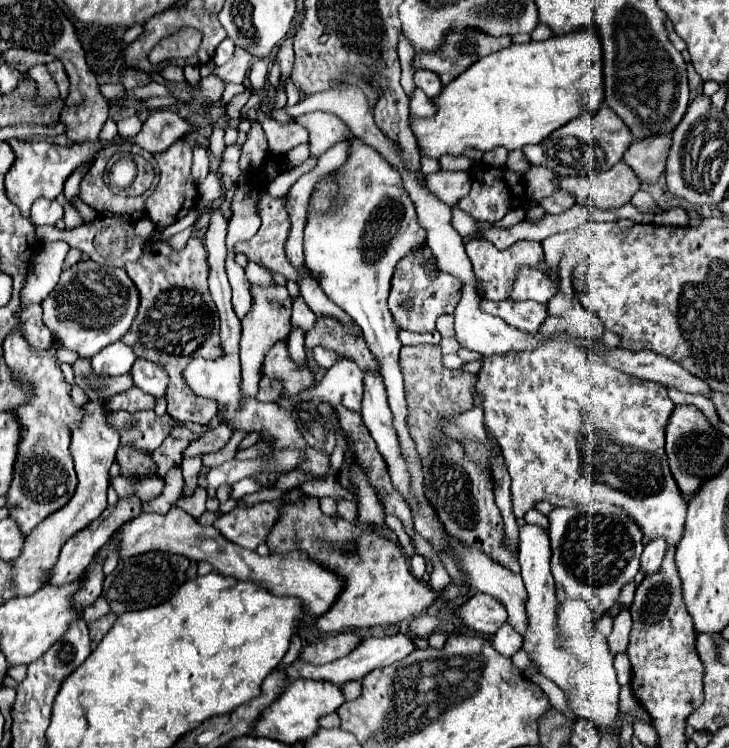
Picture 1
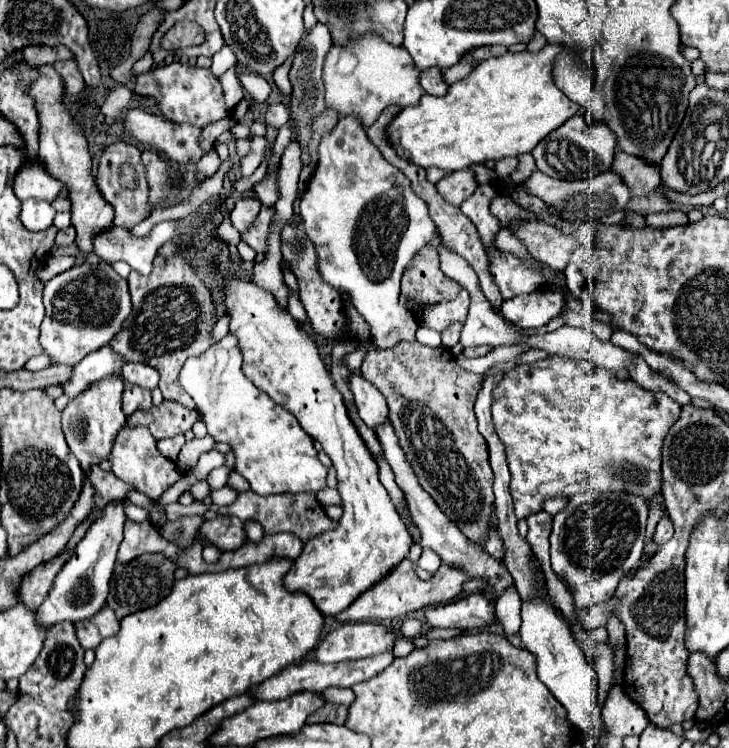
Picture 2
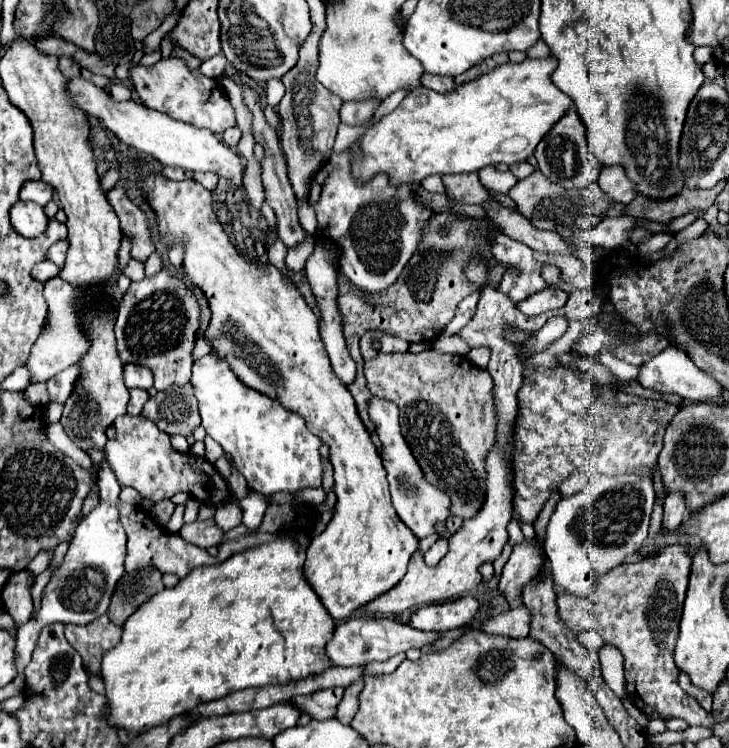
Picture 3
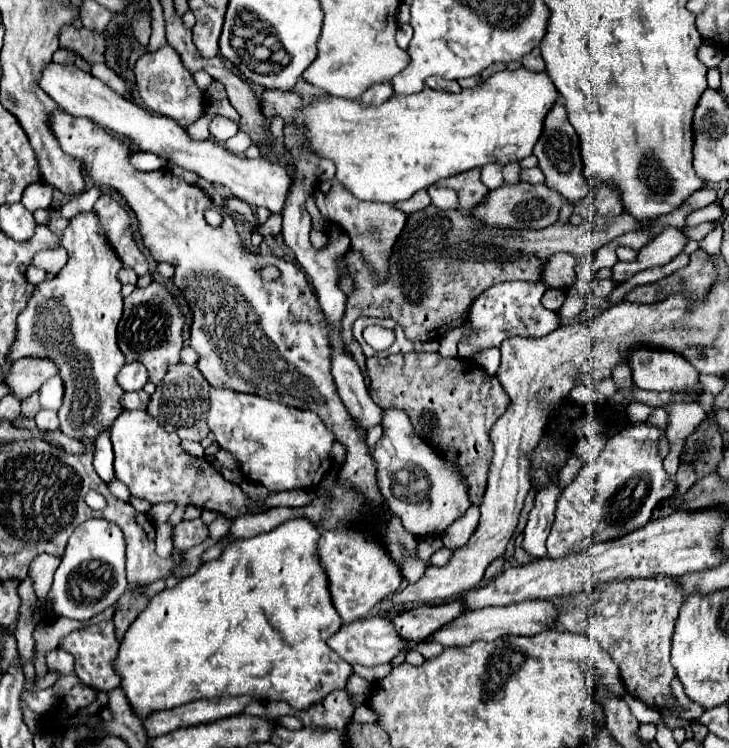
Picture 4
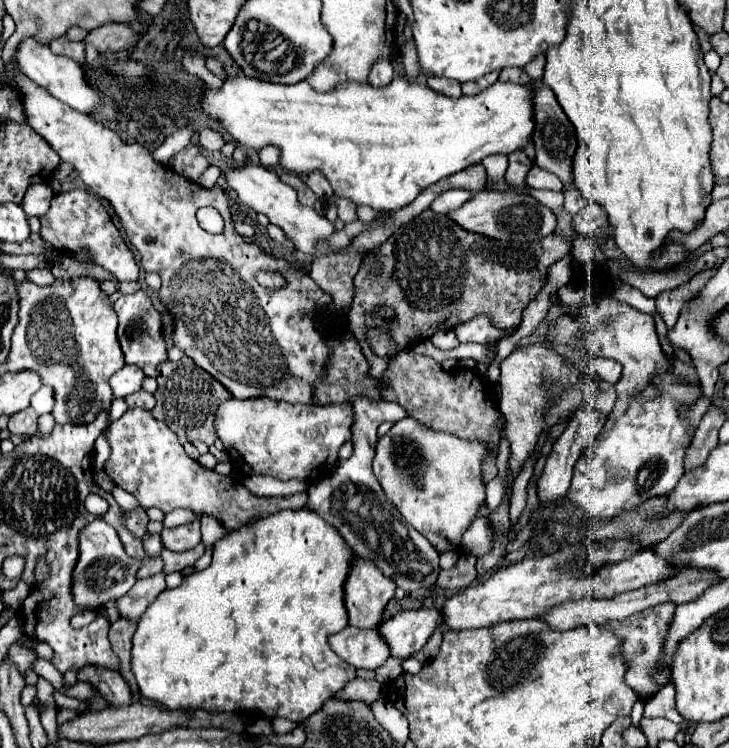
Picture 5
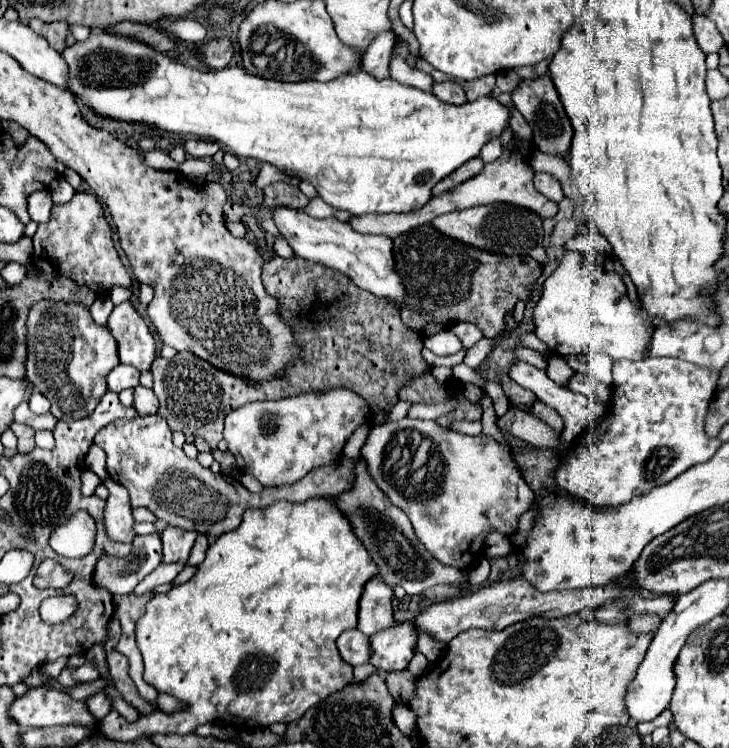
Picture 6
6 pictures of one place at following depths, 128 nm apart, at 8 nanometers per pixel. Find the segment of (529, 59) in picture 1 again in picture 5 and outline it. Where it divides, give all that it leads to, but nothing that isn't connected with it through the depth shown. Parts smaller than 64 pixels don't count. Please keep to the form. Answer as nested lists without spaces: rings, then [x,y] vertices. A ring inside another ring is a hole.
[[[246,76],[226,78],[220,90],[206,90],[198,104],[198,110],[218,120],[238,144],[254,150],[274,144],[282,150],[282,168],[298,176],[318,168],[330,180],[336,196],[384,212],[410,204],[426,186],[474,166],[486,156],[510,156],[512,152],[524,150],[532,142],[534,132],[532,108],[534,90],[530,86],[500,80],[476,96],[450,98],[434,92],[426,84],[410,84],[406,78],[396,78],[386,88],[348,82],[334,92],[316,92],[306,82],[284,86]]]

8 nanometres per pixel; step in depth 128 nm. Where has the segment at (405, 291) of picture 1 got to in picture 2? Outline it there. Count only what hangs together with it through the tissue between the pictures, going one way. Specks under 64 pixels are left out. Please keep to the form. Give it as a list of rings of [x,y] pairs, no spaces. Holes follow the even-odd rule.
[[[464,290],[458,292],[454,300],[438,302],[438,304],[422,304],[416,314],[416,322],[420,328],[430,328],[442,332],[450,322],[464,322],[468,310],[468,294]]]

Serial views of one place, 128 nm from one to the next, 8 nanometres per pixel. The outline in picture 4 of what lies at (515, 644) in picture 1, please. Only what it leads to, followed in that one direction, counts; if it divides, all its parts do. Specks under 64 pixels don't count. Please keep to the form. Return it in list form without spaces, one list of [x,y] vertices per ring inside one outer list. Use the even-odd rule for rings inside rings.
[[[556,476],[548,484],[548,488],[540,490],[536,496],[536,504],[528,516],[528,524],[524,530],[524,542],[522,550],[532,558],[540,560],[546,558],[546,538],[554,520],[554,510],[556,510],[556,500],[560,496],[560,488],[556,486]]]

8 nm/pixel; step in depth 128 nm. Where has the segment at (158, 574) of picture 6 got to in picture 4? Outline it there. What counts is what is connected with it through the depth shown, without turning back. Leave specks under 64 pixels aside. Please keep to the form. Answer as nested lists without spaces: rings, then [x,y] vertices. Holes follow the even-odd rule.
[[[218,516],[216,522],[212,522],[208,528],[210,528],[210,536],[212,538],[222,538],[232,526],[232,518],[226,518],[226,516]],[[170,520],[156,526],[156,552],[160,556],[170,556],[170,552],[172,552],[172,524],[170,524]]]

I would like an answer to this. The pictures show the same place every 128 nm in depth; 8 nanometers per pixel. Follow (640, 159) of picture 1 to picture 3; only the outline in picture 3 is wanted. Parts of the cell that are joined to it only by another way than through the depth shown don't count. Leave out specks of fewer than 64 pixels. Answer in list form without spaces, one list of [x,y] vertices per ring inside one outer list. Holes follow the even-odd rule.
[[[604,166],[598,184],[608,196],[612,196],[614,202],[630,204],[638,196],[636,184],[626,176],[626,170],[622,166]]]

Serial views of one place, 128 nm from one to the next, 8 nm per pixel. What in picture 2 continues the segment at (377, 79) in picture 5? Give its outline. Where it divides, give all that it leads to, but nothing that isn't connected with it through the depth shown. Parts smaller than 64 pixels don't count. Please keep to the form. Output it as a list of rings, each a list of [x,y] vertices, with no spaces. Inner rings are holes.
[[[342,116],[340,122],[338,122],[338,126],[336,126],[328,136],[322,138],[322,142],[320,142],[320,162],[318,162],[318,168],[316,168],[316,172],[314,172],[314,176],[312,176],[312,180],[310,180],[310,184],[308,184],[308,188],[306,188],[304,194],[302,194],[302,200],[300,200],[300,214],[302,214],[302,218],[304,218],[306,236],[310,238],[310,242],[314,244],[314,250],[316,250],[316,270],[318,270],[318,274],[322,276],[322,280],[324,280],[326,284],[330,284],[332,288],[336,288],[342,296],[348,296],[350,304],[356,308],[356,312],[358,312],[358,314],[366,320],[366,324],[370,326],[370,336],[372,336],[370,340],[372,340],[372,344],[378,346],[378,348],[382,348],[382,350],[386,350],[386,348],[392,348],[394,344],[398,344],[398,342],[402,342],[402,340],[415,341],[415,333],[416,330],[418,330],[418,324],[416,324],[414,316],[408,314],[406,308],[400,306],[400,300],[398,300],[398,298],[400,298],[400,278],[402,278],[402,272],[404,272],[406,264],[414,258],[414,254],[416,254],[420,248],[424,248],[424,246],[432,240],[432,236],[436,234],[436,226],[432,224],[432,220],[430,220],[430,216],[428,216],[428,208],[424,206],[424,200],[420,200],[416,194],[412,194],[410,180],[408,180],[406,176],[402,176],[392,164],[388,164],[388,160],[384,160],[382,152],[368,140],[364,128],[360,126],[360,122],[358,122],[354,116]]]

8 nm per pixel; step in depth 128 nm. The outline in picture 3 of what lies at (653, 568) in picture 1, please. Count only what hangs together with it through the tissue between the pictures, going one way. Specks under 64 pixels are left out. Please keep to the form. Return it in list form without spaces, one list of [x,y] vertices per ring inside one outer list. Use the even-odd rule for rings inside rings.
[[[670,492],[666,496],[664,502],[664,520],[662,526],[668,528],[668,532],[674,532],[676,528],[680,528],[680,522],[686,518],[686,506],[684,506],[684,498],[680,496],[680,492]]]

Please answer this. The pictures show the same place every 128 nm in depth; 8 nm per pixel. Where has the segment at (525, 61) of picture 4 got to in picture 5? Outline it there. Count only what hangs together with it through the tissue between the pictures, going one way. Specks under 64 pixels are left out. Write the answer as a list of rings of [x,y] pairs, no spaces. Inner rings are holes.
[[[538,54],[536,58],[530,60],[530,64],[524,66],[524,72],[526,72],[532,80],[540,80],[540,78],[542,78],[542,72],[544,72],[544,62],[546,62],[544,56]]]

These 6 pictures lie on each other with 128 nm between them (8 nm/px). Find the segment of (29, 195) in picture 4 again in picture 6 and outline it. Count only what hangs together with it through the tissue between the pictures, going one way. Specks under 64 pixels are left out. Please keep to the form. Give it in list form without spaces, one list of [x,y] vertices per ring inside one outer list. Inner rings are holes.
[[[38,190],[32,192],[32,196],[28,198],[28,212],[30,218],[34,222],[46,222],[50,218],[50,210],[52,210],[52,198],[48,194],[48,190]]]

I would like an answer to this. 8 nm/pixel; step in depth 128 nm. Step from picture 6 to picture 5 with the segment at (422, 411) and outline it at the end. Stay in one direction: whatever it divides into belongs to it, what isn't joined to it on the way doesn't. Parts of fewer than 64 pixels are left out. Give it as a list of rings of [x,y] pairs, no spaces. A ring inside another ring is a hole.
[[[354,396],[354,422],[352,422],[352,444],[354,454],[348,460],[342,460],[332,476],[312,484],[308,488],[306,510],[316,512],[324,522],[334,526],[344,542],[362,558],[372,560],[388,578],[392,578],[406,592],[430,586],[436,582],[440,566],[438,566],[438,550],[408,526],[396,506],[386,498],[380,488],[376,476],[372,474],[372,458],[376,446],[376,428],[382,422],[396,422],[406,416],[400,404],[370,400],[366,396]]]

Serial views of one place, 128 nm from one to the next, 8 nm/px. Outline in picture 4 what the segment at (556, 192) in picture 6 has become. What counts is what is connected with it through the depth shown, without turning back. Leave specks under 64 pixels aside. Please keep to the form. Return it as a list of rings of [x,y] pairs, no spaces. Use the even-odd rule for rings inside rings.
[[[526,168],[526,170],[520,170],[520,182],[540,184],[540,182],[544,182],[544,176],[542,176],[540,168]]]

